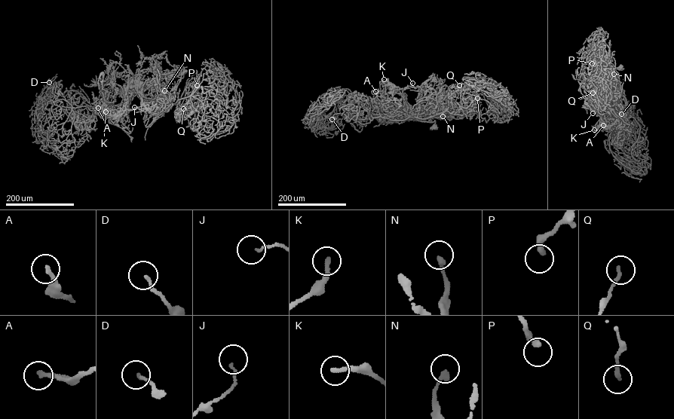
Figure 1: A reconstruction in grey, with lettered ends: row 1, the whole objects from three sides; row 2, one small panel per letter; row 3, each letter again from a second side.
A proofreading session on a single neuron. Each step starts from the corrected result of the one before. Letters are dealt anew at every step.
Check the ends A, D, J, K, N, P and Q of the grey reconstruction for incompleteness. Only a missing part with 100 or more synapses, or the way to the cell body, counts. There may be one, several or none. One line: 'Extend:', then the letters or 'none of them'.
Extend: none of them

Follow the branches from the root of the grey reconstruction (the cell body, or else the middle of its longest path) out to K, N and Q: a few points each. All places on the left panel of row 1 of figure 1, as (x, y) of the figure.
K: (155, 83), (138, 89), (134, 80), (131, 99), (108, 117), (105, 111)
N: (155, 83), (148, 88), (140, 82), (138, 89), (136, 81), (145, 85), (151, 81), (164, 96), (164, 90)
Q: (155, 83), (148, 88), (140, 82), (138, 89), (134, 80), (136, 94), (179, 102), (174, 114), (183, 108)

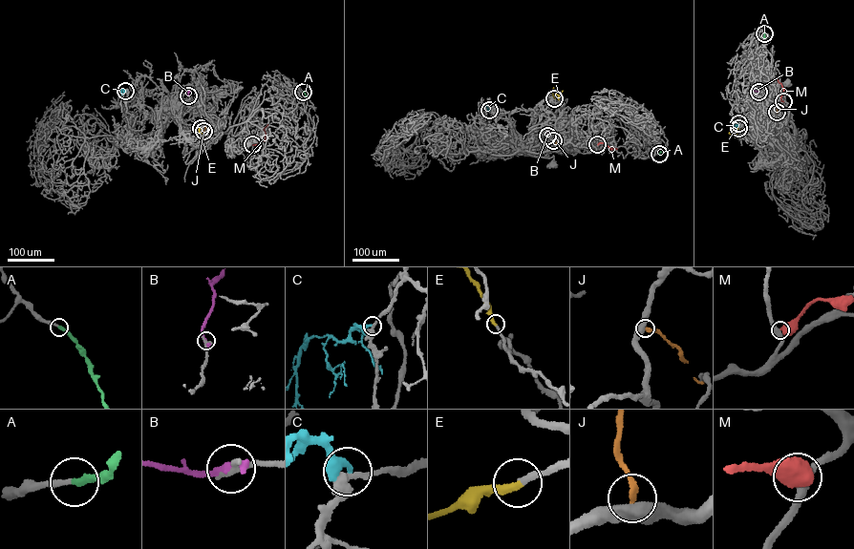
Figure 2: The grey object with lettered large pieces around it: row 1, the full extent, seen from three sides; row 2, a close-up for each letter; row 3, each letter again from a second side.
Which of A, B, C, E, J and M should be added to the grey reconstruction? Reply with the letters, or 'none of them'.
A, E

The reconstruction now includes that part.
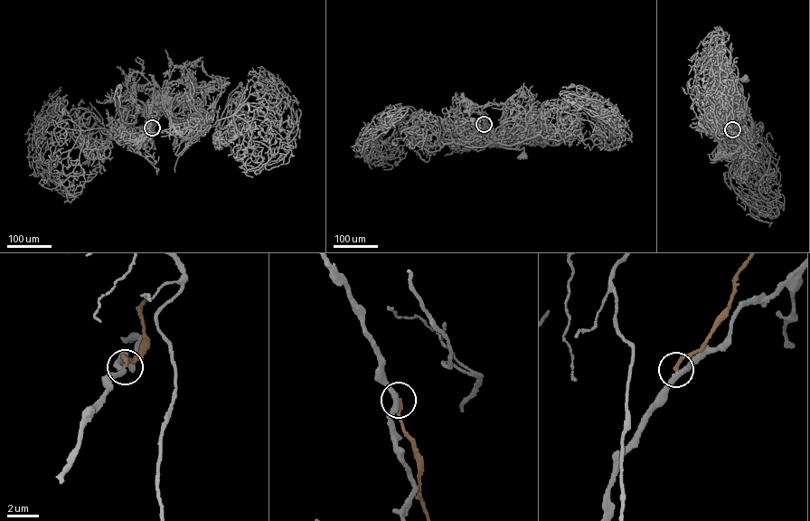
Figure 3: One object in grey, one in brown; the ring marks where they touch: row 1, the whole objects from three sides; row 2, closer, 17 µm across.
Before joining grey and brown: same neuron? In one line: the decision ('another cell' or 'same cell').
another cell

